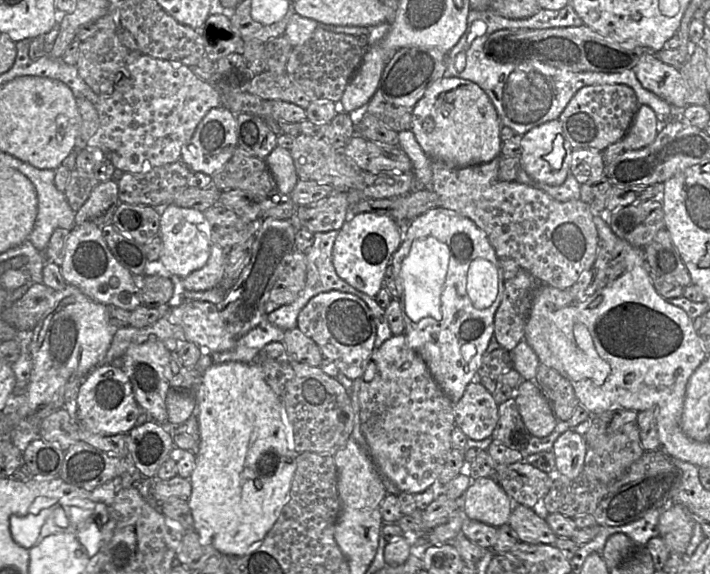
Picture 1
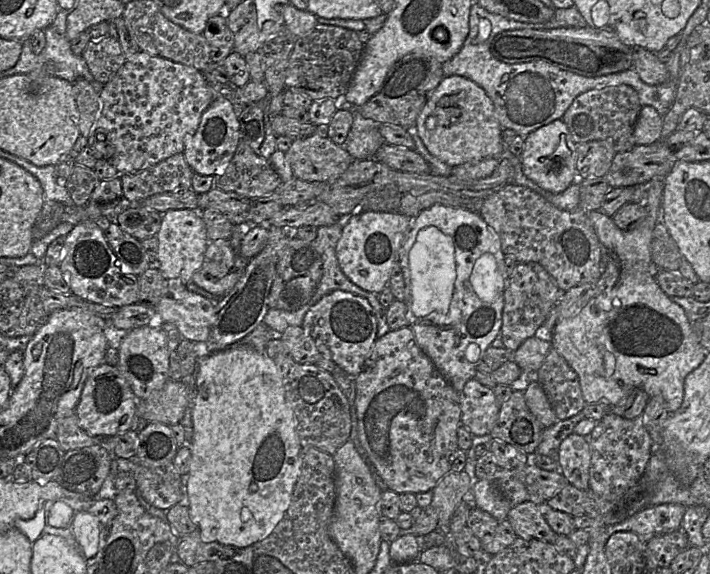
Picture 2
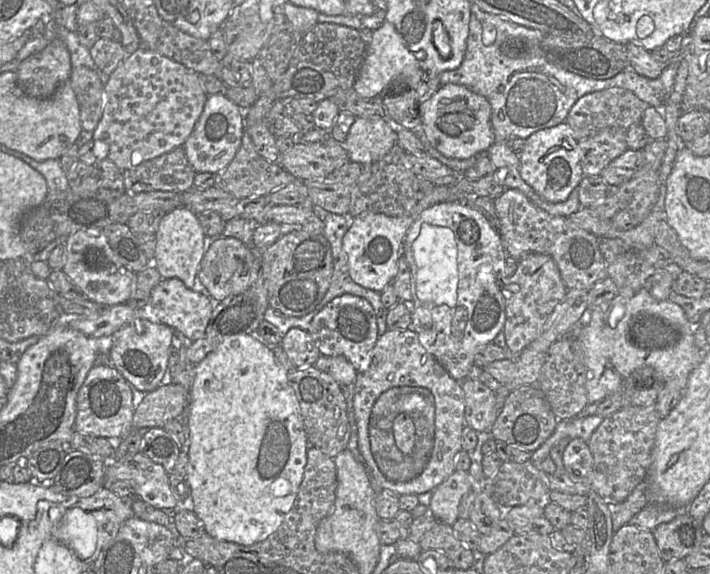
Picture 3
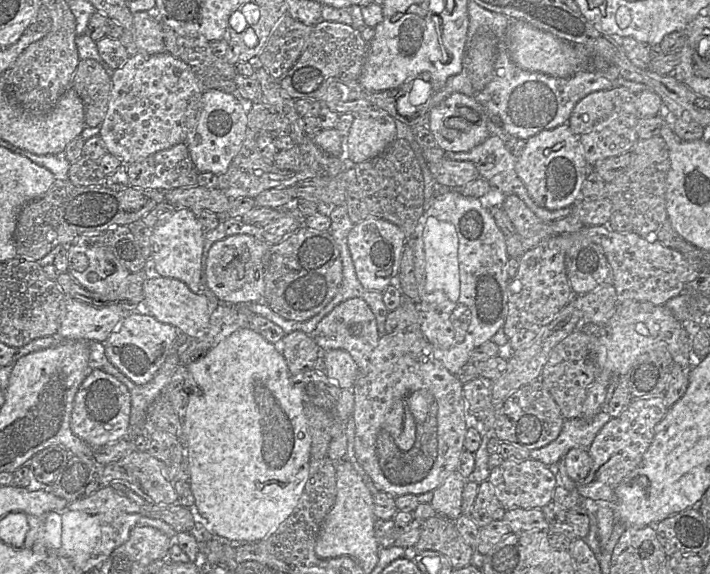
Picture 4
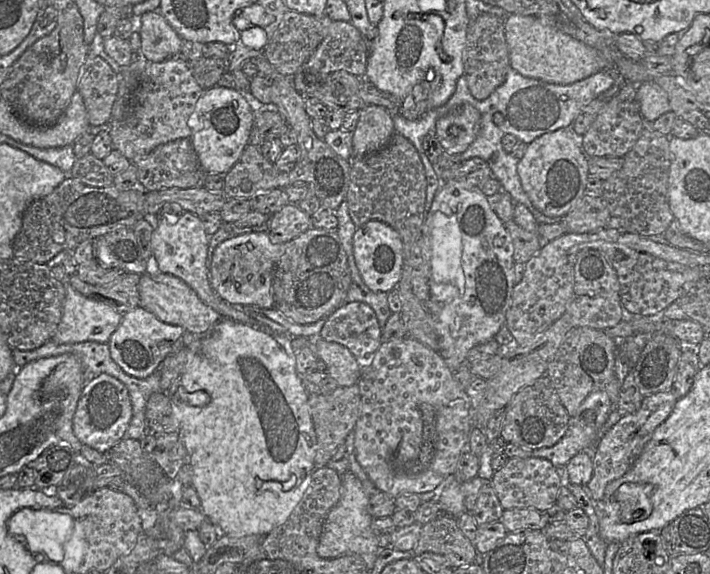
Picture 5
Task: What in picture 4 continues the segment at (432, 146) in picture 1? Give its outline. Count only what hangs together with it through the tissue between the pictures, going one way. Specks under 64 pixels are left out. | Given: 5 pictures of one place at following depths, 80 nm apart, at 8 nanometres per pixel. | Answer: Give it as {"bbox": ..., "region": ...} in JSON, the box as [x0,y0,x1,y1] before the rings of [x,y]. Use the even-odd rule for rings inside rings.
{"bbox":[429,92,488,152],"region":[[[456,92],[430,109],[429,129],[435,138],[437,146],[442,150],[449,152],[466,152],[484,142],[488,137],[487,119],[488,116],[484,107],[473,97]],[[459,106],[466,106],[475,110],[478,114],[478,121],[471,123],[462,117],[458,117],[456,109]]]}

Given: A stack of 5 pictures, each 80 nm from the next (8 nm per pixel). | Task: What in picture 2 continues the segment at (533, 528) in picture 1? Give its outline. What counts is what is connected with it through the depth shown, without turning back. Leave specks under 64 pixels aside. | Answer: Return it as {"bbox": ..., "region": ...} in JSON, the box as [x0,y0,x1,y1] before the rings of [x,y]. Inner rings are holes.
{"bbox":[507,500,557,544],"region":[[[527,500],[513,506],[507,517],[517,537],[554,544],[557,534],[547,523],[543,507]]]}

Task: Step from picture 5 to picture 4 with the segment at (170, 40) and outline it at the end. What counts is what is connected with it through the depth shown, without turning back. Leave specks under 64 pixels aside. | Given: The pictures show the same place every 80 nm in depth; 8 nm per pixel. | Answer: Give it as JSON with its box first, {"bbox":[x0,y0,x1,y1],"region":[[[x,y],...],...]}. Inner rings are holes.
{"bbox":[133,11,166,55],"region":[[[147,11],[133,14],[134,41],[138,51],[149,55],[166,53],[162,22]]]}

